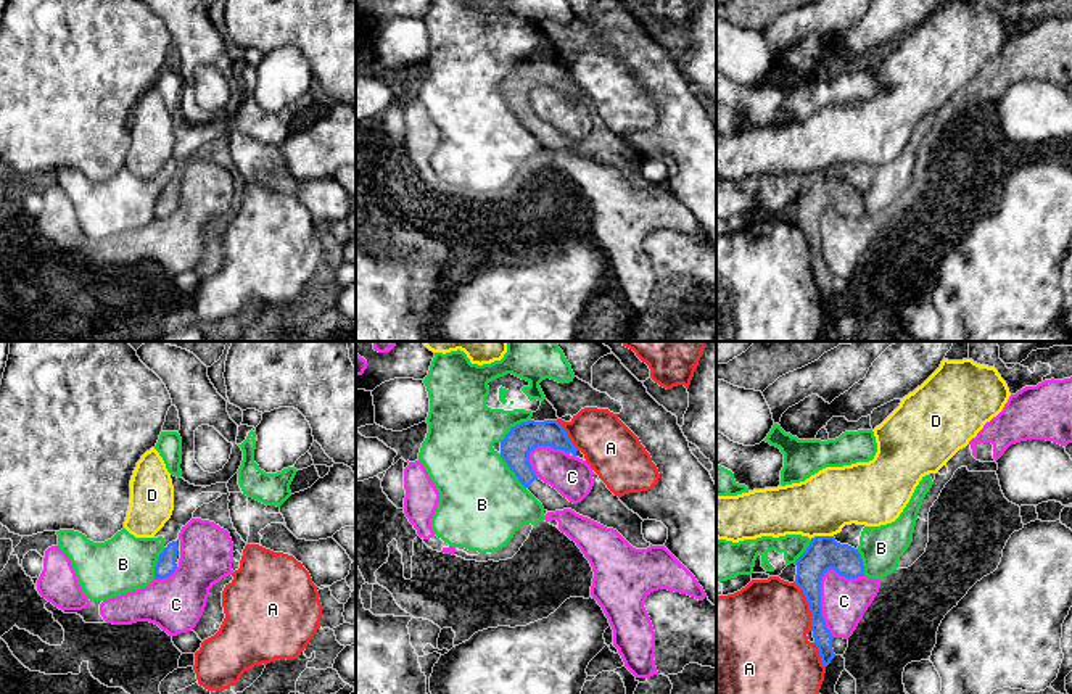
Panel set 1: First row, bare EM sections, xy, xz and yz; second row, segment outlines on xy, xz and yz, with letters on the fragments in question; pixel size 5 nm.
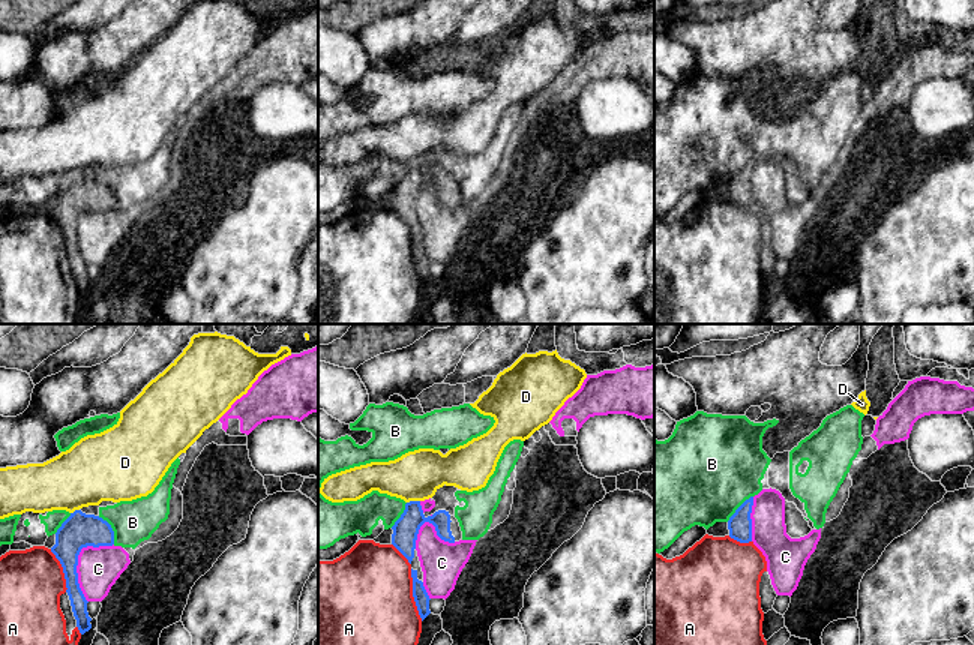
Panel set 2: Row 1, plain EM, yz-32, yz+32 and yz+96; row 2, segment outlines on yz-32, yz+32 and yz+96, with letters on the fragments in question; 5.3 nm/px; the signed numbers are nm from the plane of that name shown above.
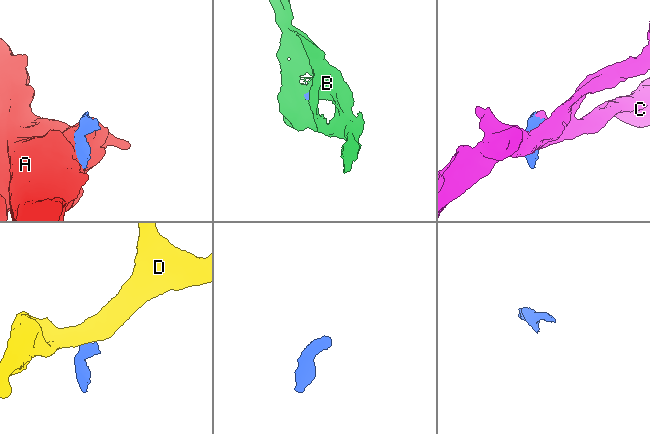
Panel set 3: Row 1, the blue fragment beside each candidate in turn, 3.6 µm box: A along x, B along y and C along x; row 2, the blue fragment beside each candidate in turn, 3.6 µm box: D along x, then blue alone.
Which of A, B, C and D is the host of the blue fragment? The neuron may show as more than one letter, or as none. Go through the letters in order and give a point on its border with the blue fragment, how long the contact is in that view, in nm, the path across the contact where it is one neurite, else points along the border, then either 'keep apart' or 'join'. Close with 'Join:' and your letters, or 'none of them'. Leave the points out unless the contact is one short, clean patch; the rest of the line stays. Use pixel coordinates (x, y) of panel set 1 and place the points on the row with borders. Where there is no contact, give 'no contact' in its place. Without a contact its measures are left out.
A: meets blue in yz at (810, 606); contact 260 nm long; keep apart
B: meets blue in xz at (512, 470); contact 220 nm long; keep apart
C: meets blue in yz at (820, 603); contact 360 nm long; keep apart
D: meets blue in yz at (821, 537); contact 120 nm long; border along yz (832, 535), (815, 535), (810, 538); keep apart
Join: none of them

